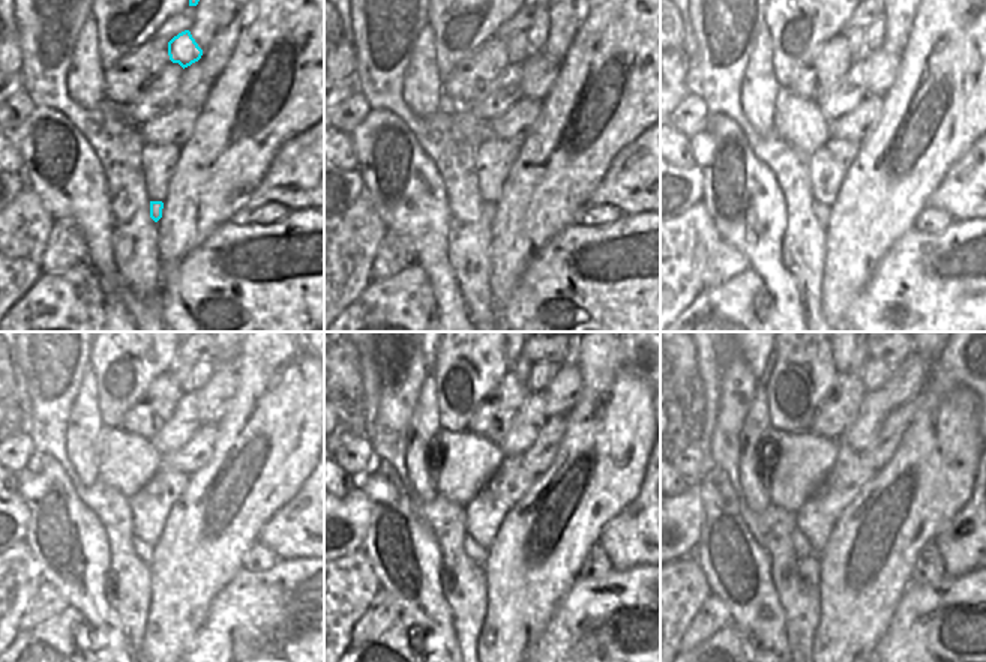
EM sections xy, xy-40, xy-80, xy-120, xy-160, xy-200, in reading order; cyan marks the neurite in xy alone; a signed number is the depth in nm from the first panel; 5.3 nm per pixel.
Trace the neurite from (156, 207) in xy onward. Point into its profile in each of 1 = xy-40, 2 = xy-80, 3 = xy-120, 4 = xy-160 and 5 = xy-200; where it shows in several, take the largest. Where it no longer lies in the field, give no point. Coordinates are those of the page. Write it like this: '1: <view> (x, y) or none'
1: xy-40 (488, 210)
2: xy-80 (821, 212)
3: xy-120 (144, 551)
4: xy-160 (473, 550)
5: xy-200 (800, 544)

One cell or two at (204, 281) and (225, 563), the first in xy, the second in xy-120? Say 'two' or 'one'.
two

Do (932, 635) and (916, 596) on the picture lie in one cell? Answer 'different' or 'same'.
same

